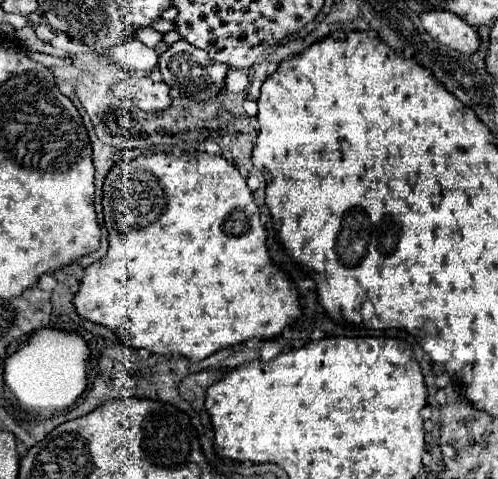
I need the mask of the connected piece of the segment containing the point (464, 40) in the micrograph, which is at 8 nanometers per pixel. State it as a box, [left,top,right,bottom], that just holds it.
[420,10,482,56]

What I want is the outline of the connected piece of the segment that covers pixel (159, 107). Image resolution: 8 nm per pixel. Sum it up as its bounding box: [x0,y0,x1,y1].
[112,78,170,112]

